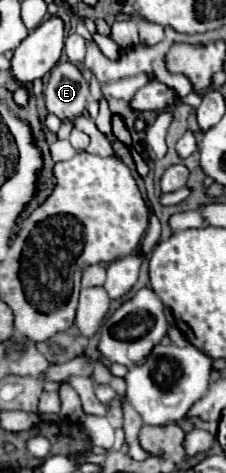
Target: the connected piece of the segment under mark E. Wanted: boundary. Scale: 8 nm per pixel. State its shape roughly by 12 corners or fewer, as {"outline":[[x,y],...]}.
{"outline":[[75,63],[51,69],[43,91],[61,121],[83,115],[89,83]]}

